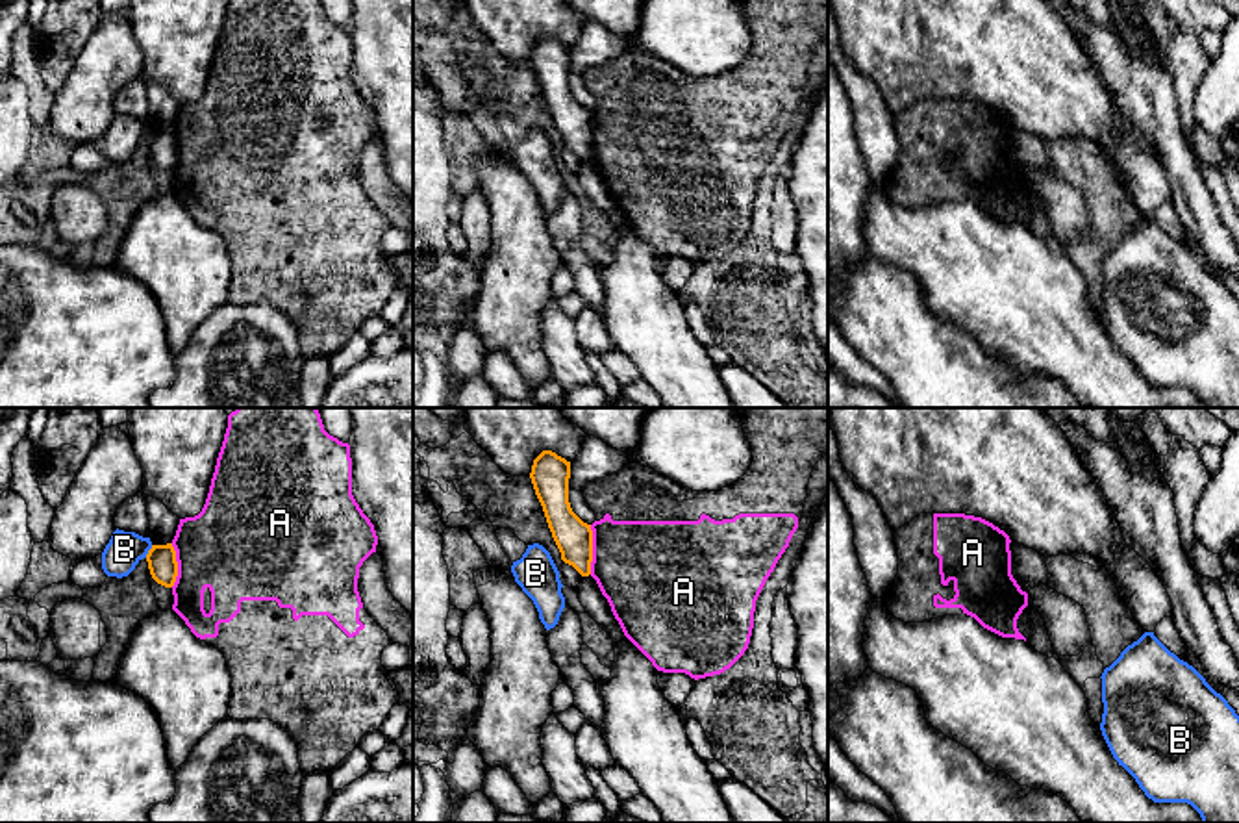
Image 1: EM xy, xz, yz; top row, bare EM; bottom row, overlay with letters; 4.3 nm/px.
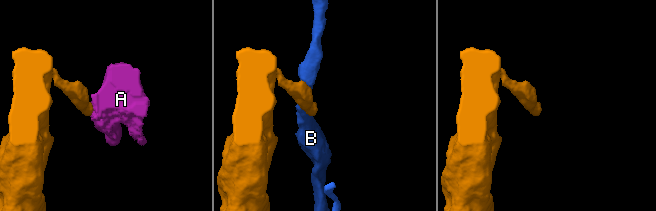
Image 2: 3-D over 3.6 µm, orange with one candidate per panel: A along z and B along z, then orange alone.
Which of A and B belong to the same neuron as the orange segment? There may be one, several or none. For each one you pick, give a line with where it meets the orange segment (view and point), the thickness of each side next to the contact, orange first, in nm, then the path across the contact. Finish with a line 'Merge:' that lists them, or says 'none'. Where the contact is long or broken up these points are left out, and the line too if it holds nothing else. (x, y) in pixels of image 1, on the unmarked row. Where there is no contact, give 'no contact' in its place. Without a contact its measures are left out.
Merge: none

